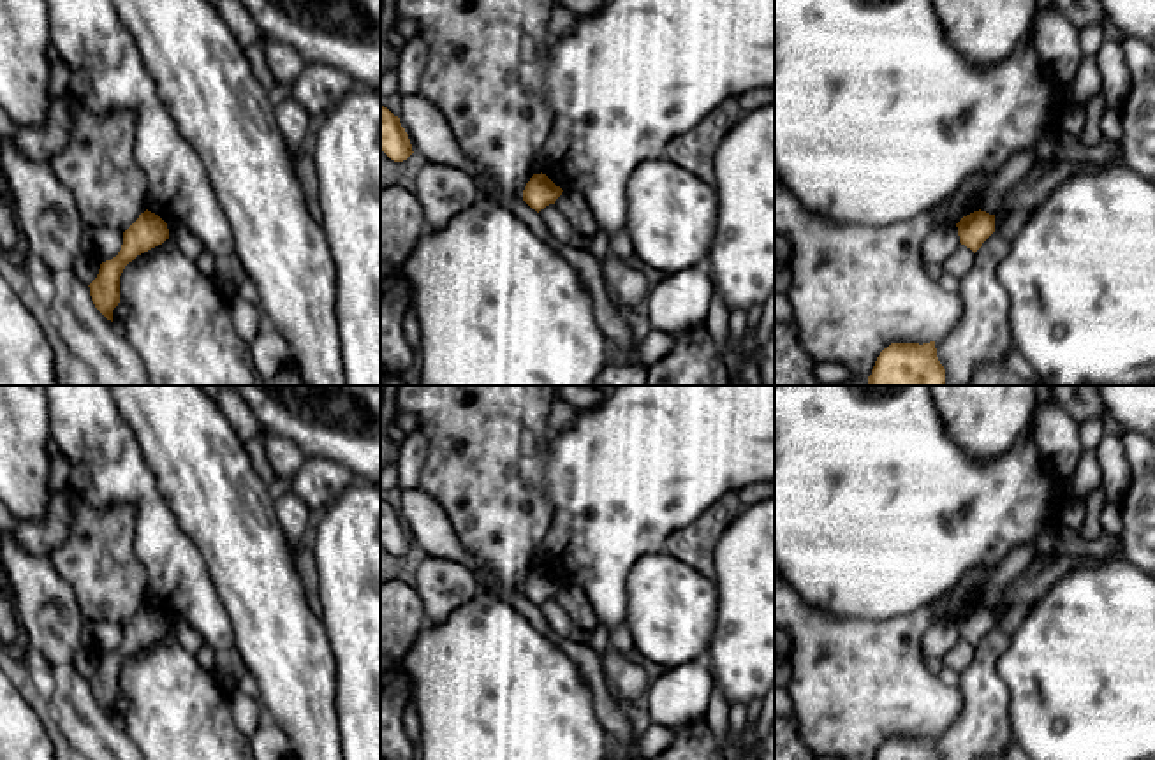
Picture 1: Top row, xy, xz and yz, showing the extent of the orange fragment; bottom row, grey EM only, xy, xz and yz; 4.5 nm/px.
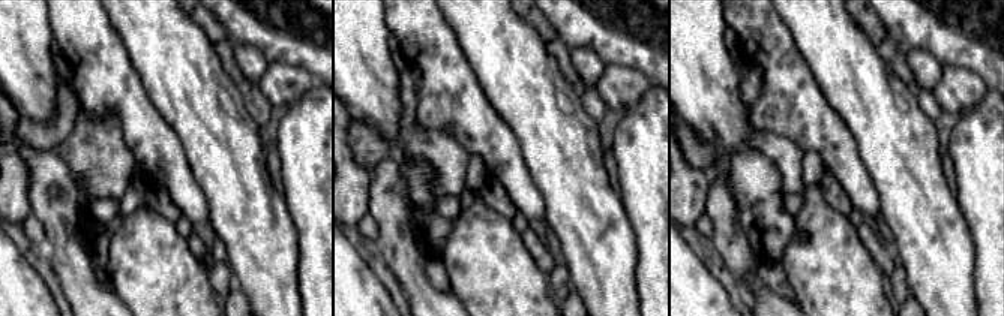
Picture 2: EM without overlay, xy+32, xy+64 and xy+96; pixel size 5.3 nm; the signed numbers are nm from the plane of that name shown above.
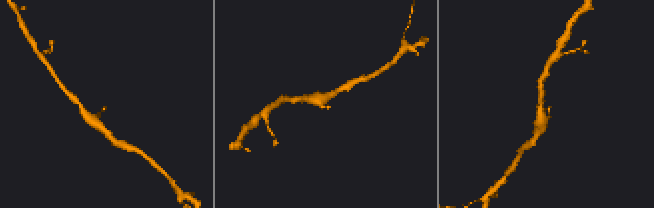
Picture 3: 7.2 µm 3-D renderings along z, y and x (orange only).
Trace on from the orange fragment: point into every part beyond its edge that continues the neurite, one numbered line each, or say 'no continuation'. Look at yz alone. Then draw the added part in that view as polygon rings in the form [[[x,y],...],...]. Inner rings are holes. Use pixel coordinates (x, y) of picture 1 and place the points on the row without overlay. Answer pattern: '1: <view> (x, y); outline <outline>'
no continuation

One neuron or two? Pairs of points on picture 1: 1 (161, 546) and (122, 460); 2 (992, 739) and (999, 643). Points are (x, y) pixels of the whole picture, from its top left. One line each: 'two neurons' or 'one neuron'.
1: one neuron
2: one neuron

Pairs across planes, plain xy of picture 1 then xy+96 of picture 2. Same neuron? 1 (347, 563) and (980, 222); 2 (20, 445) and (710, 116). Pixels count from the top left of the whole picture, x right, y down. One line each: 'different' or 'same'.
1: same
2: same

